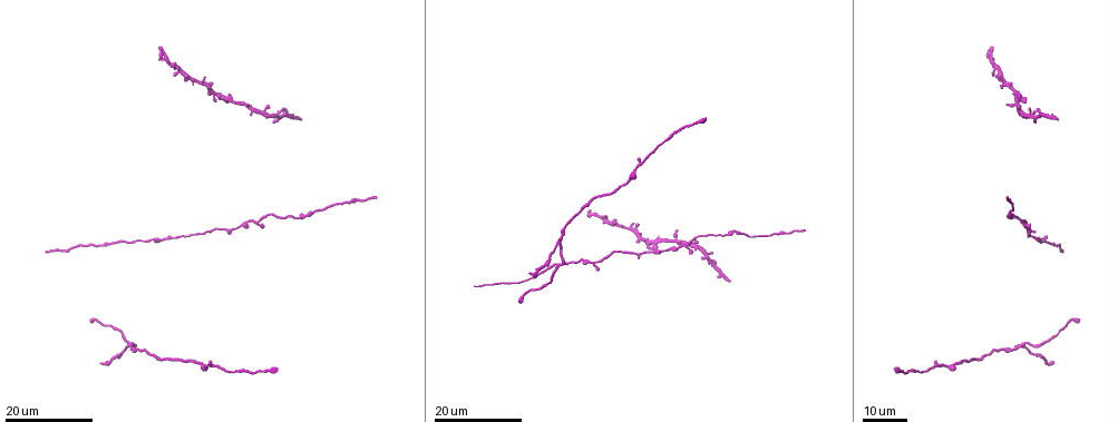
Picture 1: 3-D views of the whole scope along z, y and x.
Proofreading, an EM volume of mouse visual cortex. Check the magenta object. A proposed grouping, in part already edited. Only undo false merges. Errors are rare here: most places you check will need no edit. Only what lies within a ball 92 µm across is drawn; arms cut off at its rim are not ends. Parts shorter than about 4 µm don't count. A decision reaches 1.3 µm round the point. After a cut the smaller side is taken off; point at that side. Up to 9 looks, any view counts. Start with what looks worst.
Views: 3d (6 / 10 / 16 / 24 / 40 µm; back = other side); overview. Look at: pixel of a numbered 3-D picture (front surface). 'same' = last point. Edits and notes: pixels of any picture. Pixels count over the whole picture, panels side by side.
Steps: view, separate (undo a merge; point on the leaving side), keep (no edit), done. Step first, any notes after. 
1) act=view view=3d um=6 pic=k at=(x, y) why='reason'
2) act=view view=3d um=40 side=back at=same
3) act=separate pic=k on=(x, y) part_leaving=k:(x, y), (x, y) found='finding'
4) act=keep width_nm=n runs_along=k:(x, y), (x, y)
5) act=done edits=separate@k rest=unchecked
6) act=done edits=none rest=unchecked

act=view view=3d um=24 pic=1 at=(1034, 115) why='four or more arms meet'

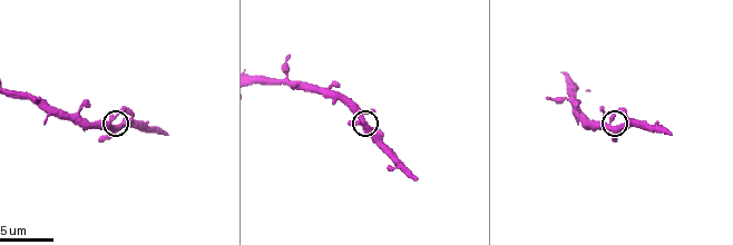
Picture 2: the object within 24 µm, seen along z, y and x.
act=view view=3d um=6 pic=2 at=(609, 127) why='zoom in'

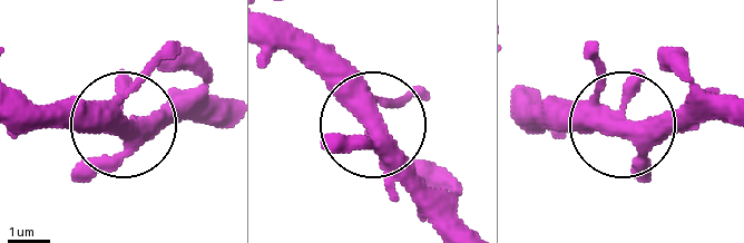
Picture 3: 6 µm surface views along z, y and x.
act=view view=3d um=6 side=back pic=3 at=(622, 128)

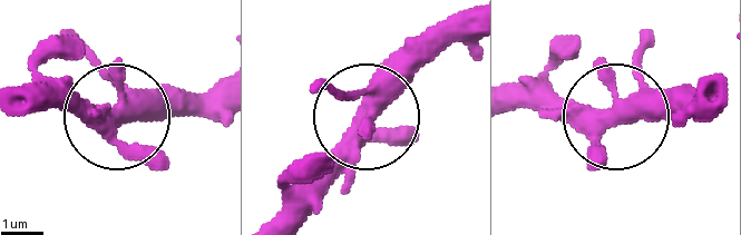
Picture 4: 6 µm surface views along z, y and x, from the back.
act=keep arms=5 found='all the same neuron'

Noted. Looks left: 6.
act=view view=3d um=16 pic=1 at=(1019, 344) why='three-way junction'

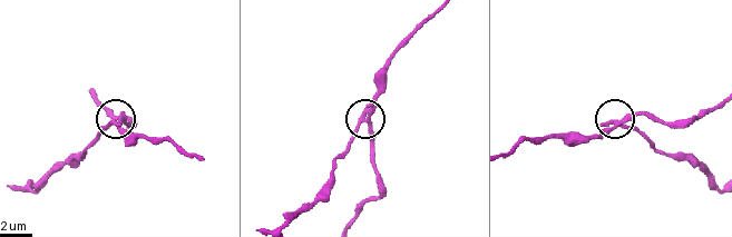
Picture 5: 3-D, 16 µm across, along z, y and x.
act=view view=3d um=6 pic=5 at=(112, 125)

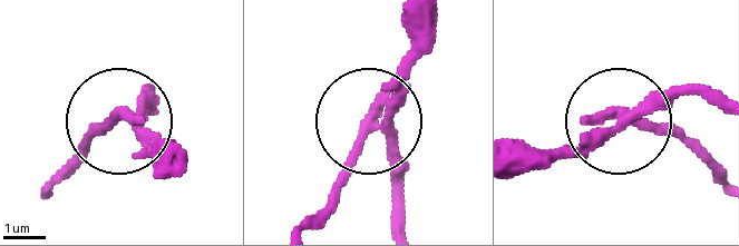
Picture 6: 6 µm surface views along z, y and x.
act=separate pic=6 on=(105, 134) width_nm=230 part_leaving=6:(130, 122), (124, 116), (60, 179) found='a second neuron is stuck on'

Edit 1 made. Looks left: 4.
act=view view=overview

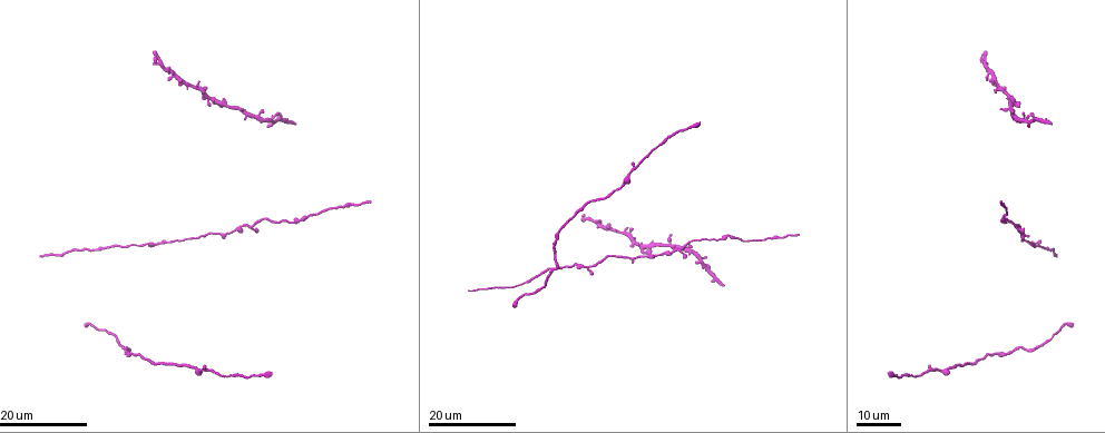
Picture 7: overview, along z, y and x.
act=view view=3d um=24 pic=7 at=(1020, 224) why='calibre changes'

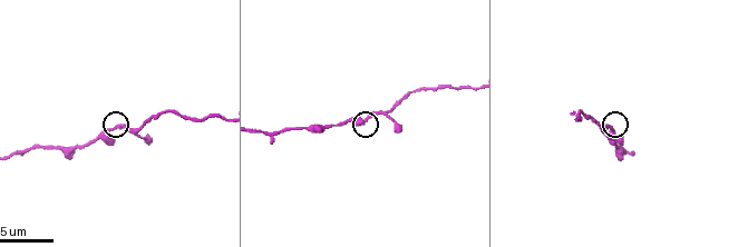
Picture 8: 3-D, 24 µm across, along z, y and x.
act=view view=3d um=10 pic=8 at=(609, 127)

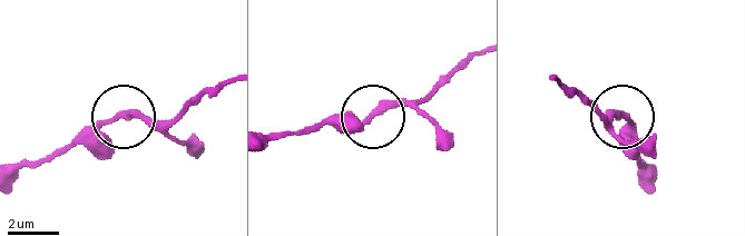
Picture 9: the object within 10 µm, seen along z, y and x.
act=keep width_nm=240 runs_along=9:(19, 163), (89, 141), (121, 118), (177, 118) found='all the same neuron'

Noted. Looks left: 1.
act=done edits=separate@6 rest=unchecked

